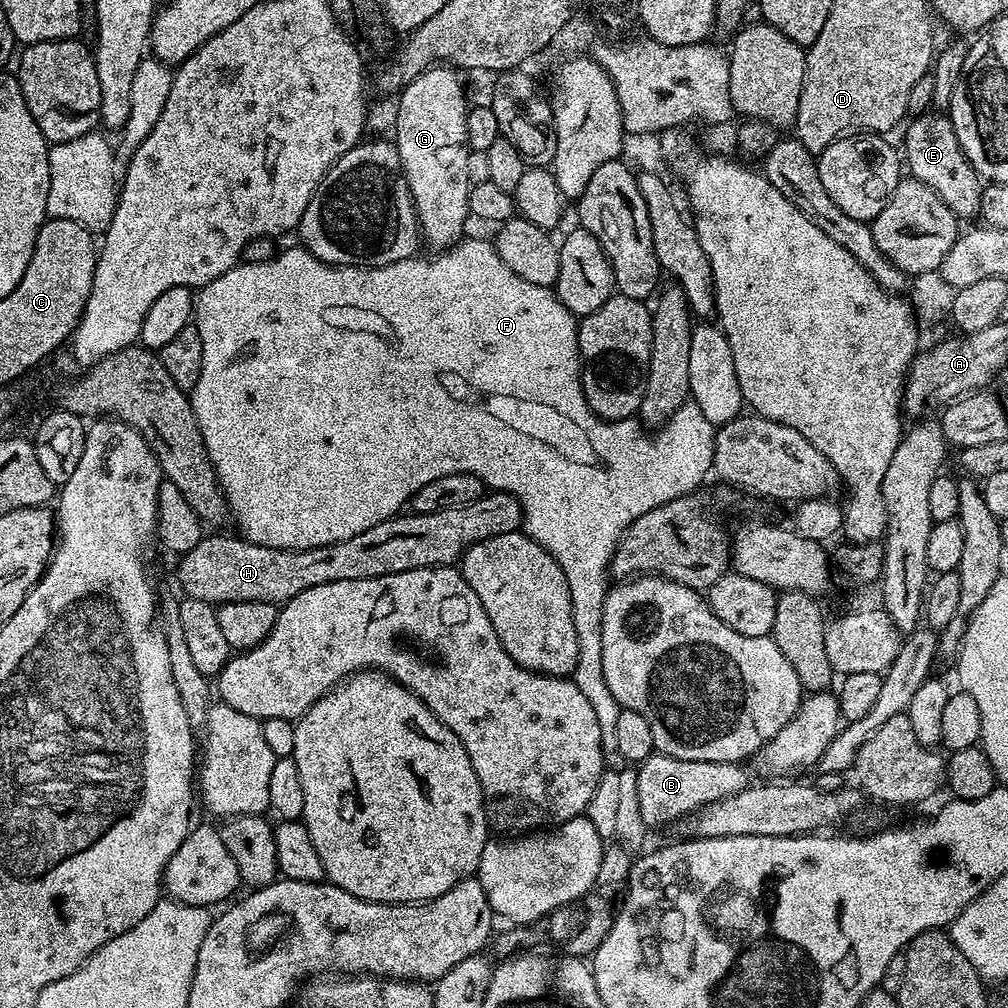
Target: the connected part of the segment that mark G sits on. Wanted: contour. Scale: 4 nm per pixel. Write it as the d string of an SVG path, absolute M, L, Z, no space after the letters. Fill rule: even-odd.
M448 66L427 68L421 76L414 78L414 82L407 84L398 96L400 109L396 112L394 143L398 150L400 169L404 172L404 181L412 195L412 205L416 208L416 220L420 224L423 243L429 244L432 250L447 250L457 243L465 235L464 219L470 216L470 185L466 174L466 158L470 151L466 138L466 113L470 104L464 101L464 88L455 74Z

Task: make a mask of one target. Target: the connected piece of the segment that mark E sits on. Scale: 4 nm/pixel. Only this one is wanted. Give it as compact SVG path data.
M925 114L911 121L908 133L904 136L902 156L911 179L922 182L946 202L946 206L961 221L975 217L980 211L982 198L982 177L974 170L974 166L966 158L962 146L958 142L958 134L954 134L951 119L944 114Z

